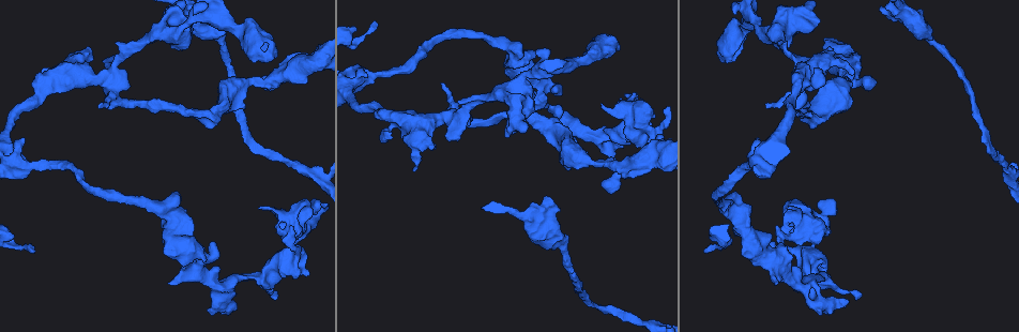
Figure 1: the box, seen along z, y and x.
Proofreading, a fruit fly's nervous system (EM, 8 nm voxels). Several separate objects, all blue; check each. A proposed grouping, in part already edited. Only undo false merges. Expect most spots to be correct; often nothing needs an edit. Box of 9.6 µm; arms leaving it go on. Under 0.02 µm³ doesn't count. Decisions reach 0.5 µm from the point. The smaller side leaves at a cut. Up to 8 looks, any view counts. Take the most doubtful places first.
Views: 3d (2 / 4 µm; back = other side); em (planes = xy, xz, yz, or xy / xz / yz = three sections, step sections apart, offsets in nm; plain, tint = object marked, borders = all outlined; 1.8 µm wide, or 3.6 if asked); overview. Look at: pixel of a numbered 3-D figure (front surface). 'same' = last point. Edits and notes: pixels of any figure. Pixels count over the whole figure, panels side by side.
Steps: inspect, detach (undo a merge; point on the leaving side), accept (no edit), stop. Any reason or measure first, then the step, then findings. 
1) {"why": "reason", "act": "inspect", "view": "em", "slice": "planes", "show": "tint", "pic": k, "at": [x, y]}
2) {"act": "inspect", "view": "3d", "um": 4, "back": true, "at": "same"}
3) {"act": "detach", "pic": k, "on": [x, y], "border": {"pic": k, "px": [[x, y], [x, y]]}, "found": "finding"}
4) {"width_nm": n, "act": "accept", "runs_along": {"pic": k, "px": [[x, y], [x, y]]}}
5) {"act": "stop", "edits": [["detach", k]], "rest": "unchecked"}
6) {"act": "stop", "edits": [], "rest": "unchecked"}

{"why": "sudden change in width", "act": "inspect", "view": "3d", "um": 2, "pic": 1, "at": [929, 39]}

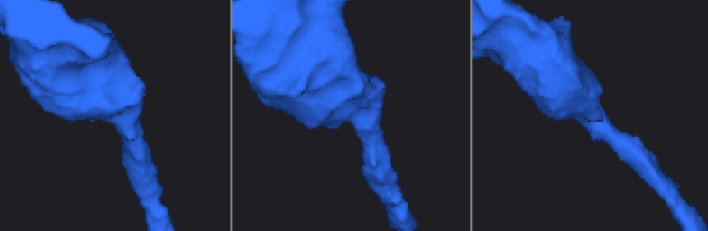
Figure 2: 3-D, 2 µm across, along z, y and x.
{"act": "inspect", "view": "em", "slice": "planes", "show": "plain", "pic": 2, "at": [123, 118]}

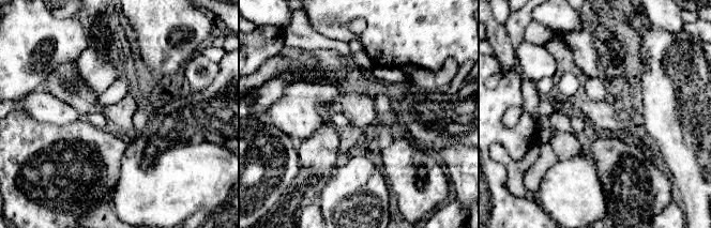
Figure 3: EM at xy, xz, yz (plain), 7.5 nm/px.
{"why": "with the object marked", "act": "inspect", "view": "em", "slice": "planes", "show": "tint", "at": "same"}

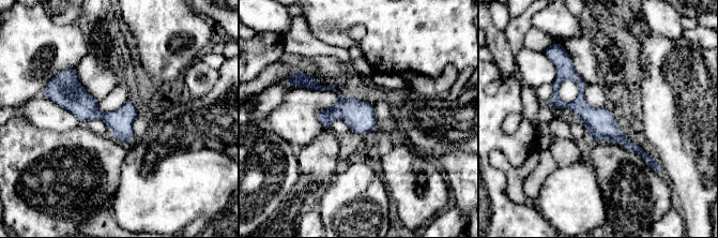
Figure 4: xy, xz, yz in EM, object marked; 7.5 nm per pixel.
{"arm_widths_nm": [180, 500], "act": "accept", "found": "all the same neuron"}

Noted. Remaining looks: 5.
{"why": "sharp bend", "act": "inspect", "view": "em", "slice": "planes", "show": "plain", "pic": 1, "at": [268, 49]}

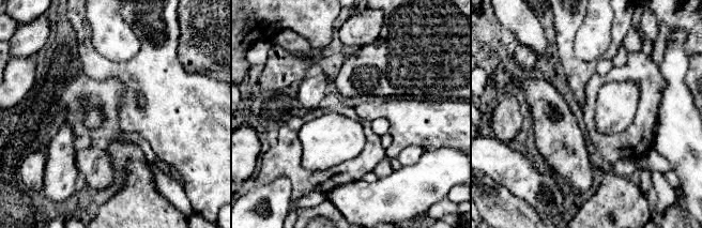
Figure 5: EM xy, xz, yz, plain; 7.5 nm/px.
{"act": "inspect", "view": "em", "slice": "planes", "show": "tint", "at": "same"}

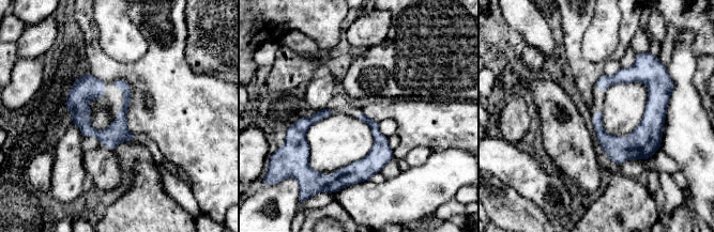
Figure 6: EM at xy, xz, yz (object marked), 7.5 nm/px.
{"width_nm": 70, "act": "accept", "runs_along": {"pic": 6, "px": [[76, 83], [93, 133], [132, 137]]}, "found": "one neuron here"}

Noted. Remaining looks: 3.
{"act": "inspect", "view": "3d", "um": 4, "pic": 1, "at": [300, 217]}

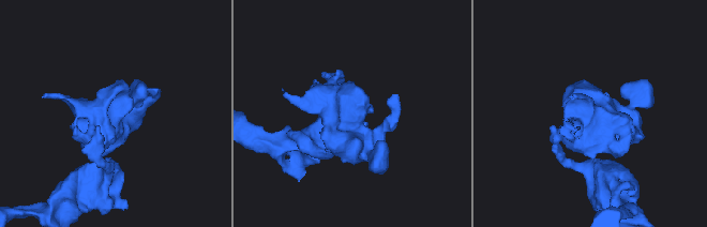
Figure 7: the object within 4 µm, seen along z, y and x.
{"why": "need the tissue", "act": "inspect", "view": "em", "slice": "planes", "show": "tint", "pic": 7, "at": [349, 124]}

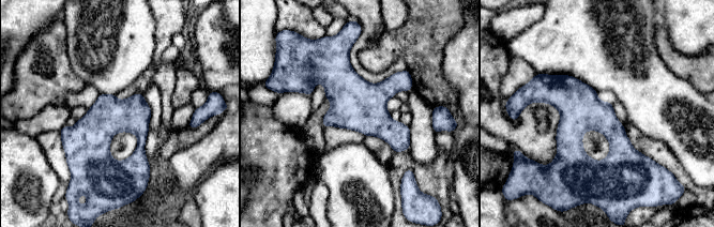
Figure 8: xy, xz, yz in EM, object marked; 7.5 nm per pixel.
{"act": "accept", "found": "all the same neuron"}

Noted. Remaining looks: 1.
{"act": "stop", "edits": [], "rest": "unchecked"}

